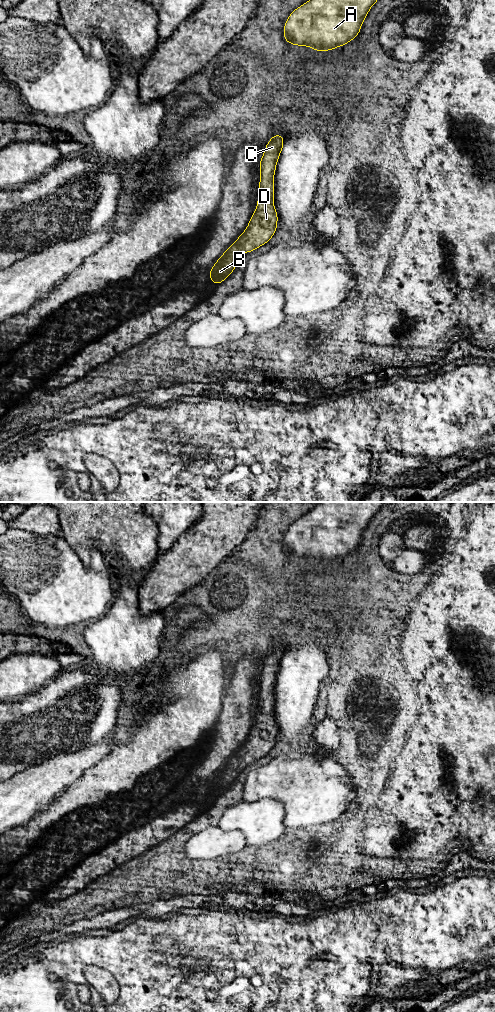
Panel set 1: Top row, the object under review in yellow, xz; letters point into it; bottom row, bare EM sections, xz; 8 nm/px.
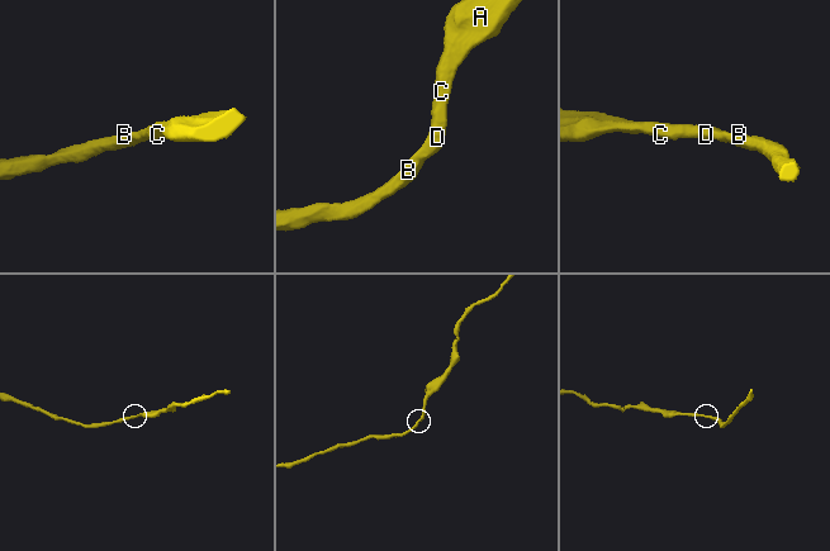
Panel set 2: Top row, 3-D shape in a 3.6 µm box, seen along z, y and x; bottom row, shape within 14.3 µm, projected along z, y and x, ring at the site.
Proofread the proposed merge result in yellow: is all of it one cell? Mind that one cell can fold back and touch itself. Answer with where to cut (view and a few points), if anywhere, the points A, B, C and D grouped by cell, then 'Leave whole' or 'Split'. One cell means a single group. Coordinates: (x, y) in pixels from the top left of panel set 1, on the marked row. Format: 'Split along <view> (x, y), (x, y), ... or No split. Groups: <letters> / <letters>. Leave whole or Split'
No split. Groups: A B C D. Leave whole

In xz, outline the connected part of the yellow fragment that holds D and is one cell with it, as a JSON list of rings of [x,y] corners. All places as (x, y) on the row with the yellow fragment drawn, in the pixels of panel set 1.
[[[275,134],[265,146],[259,163],[260,180],[256,210],[247,228],[208,272],[209,279],[215,286],[231,275],[238,265],[241,253],[250,253],[265,245],[276,233],[278,213],[274,207],[274,176],[283,145],[284,136]]]

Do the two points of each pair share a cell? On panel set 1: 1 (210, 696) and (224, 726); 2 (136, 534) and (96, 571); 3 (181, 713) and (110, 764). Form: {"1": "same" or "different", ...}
{"1": "different", "2": "different", "3": "same"}

